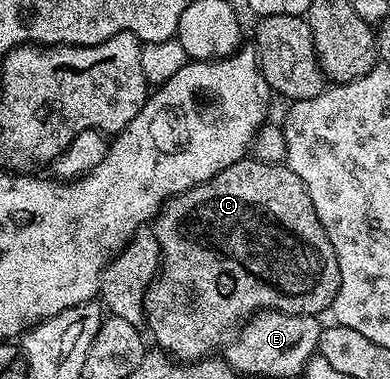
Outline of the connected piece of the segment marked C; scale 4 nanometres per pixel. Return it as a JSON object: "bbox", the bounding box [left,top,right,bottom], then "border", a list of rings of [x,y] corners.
{"bbox":[144,157,340,363],"border":[[[253,157],[241,159],[236,165],[228,165],[228,169],[216,173],[216,177],[175,195],[173,199],[166,200],[162,210],[153,220],[152,233],[160,247],[162,261],[158,276],[146,291],[144,323],[145,326],[150,326],[150,331],[158,342],[155,343],[157,350],[166,352],[171,359],[195,363],[197,359],[213,356],[217,352],[214,350],[218,346],[221,348],[227,342],[228,336],[235,328],[247,322],[251,315],[256,315],[259,311],[283,311],[286,315],[321,316],[322,310],[325,307],[327,310],[333,304],[340,285],[340,265],[336,261],[336,249],[332,249],[332,241],[328,241],[328,233],[324,233],[324,225],[320,225],[320,217],[316,217],[316,209],[312,209],[312,197],[308,197],[308,189],[304,189],[304,181],[300,181],[300,177],[296,177],[296,173],[292,173],[290,167],[281,162],[278,163],[265,163],[264,160],[253,159]]]}

